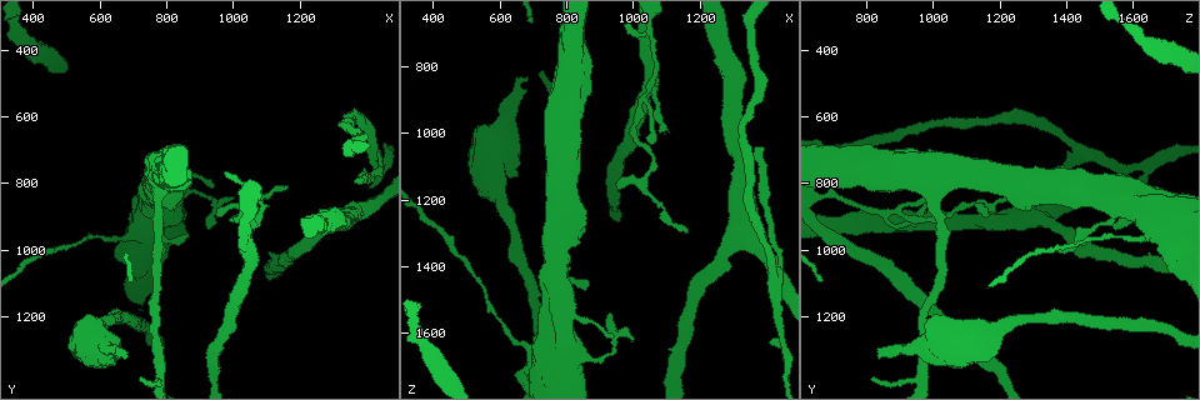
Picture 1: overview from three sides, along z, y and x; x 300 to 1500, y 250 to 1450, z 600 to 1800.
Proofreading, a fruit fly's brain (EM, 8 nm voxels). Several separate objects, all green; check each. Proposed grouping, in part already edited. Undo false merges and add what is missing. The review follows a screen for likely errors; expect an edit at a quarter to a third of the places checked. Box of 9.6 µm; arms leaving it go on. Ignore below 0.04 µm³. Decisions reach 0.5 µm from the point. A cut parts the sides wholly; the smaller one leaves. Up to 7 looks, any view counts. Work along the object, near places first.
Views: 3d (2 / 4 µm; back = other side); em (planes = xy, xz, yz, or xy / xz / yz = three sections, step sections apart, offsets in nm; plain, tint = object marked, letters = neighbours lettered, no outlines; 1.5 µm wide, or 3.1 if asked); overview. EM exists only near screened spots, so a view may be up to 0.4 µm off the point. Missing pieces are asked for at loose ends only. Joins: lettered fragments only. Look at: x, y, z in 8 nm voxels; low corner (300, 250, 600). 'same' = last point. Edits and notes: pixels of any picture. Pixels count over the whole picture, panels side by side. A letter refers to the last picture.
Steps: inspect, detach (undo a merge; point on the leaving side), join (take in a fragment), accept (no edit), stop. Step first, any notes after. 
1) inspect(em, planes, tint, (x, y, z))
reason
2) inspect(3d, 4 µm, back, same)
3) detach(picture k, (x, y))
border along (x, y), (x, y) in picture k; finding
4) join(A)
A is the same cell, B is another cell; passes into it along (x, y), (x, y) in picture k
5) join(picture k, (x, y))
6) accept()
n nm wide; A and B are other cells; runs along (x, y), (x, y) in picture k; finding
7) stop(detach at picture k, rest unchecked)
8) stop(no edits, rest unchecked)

inspect(3d, 2 µm, (930, 930, 1540))
thin end

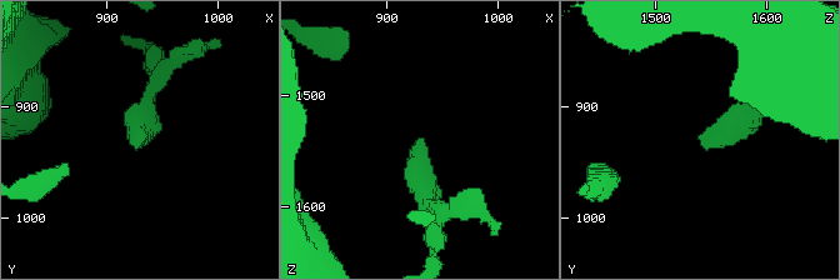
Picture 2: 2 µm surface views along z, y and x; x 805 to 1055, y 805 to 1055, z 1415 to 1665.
inspect(em, planes, letters, (932, 934, 1538))

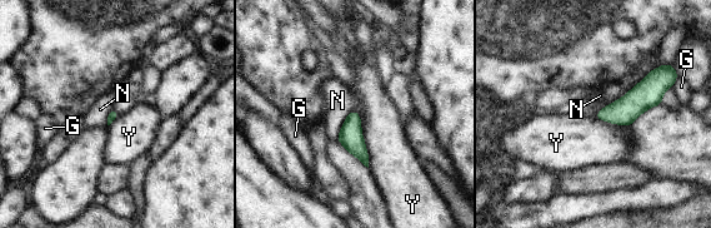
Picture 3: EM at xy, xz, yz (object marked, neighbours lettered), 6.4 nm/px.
accept()
G, N and Y are other cells; border along (360, 118), (360, 129), (369, 167) in picture 3; no lettered fragment goes on from it

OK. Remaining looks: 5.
inspect(em, planes, tint, (1100, 870, 990))
sharp bend

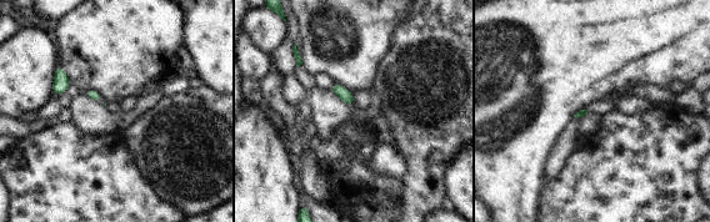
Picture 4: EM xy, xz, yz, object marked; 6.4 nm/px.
inspect(em, planes, letters, same)

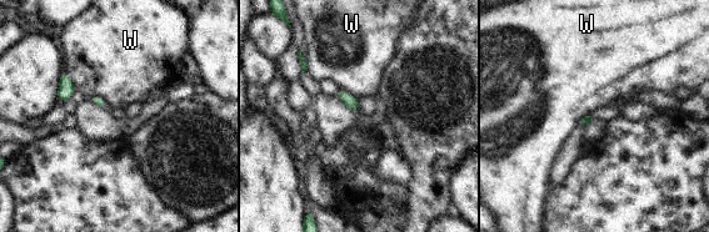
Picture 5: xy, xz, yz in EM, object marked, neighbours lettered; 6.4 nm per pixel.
accept()
W is another cell; border along (64, 71), (75, 90) in picture 5; one neuron here

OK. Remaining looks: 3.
inspect(3d, 4 µm, (970, 760, 670))

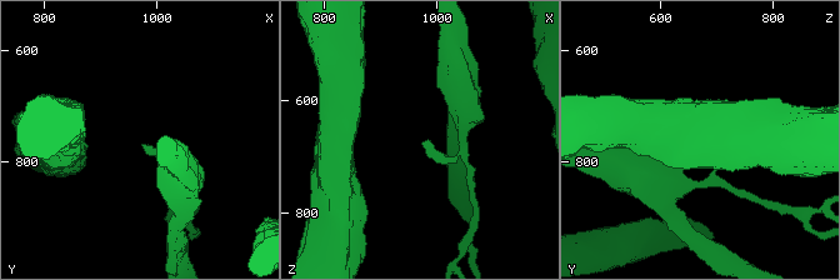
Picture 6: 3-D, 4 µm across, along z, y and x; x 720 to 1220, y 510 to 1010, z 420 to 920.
inspect(em, xz, step 8, letters, (975, 770, 680))
now the EM

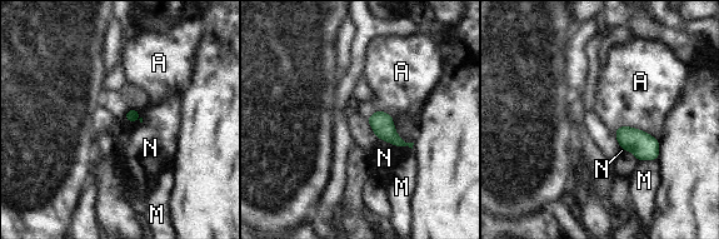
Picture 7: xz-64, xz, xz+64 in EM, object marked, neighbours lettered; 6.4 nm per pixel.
accept()
A, M and N are other cells; none of them fits

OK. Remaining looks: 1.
stop(no edits, rest unchecked)

